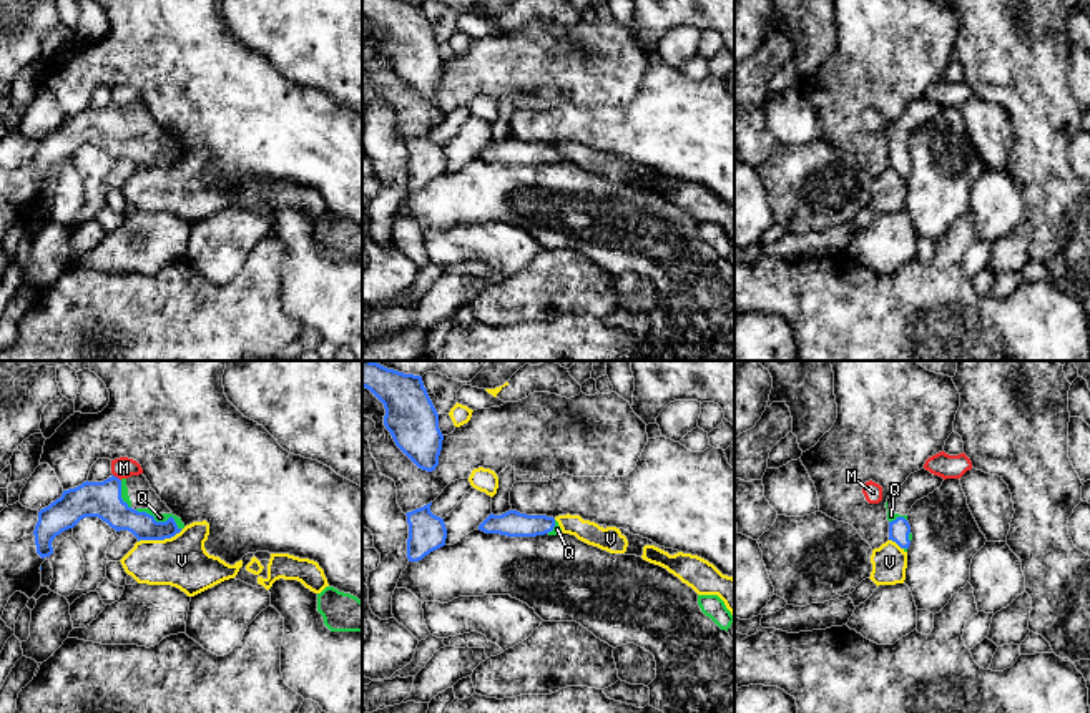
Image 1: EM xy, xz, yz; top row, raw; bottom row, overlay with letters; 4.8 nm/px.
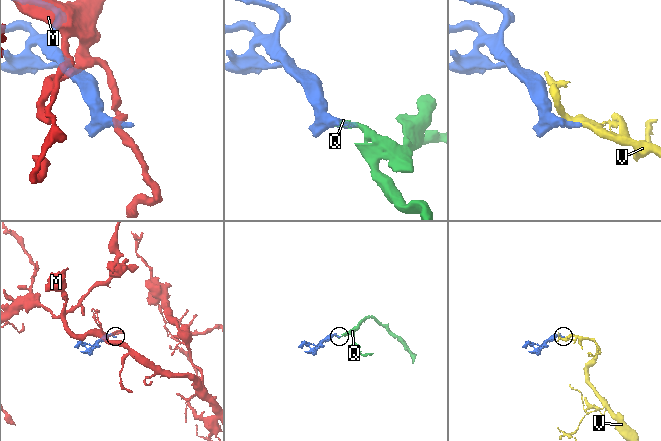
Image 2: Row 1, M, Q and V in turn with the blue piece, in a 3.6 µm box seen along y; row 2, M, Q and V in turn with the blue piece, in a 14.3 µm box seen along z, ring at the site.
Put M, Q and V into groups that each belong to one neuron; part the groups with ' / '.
M / Q / V

